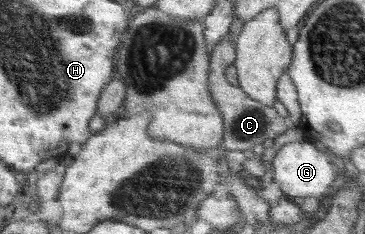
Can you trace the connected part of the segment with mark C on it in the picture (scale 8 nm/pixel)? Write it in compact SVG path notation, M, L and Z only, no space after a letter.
M227 33L223 40L219 41L210 56L210 93L218 110L224 117L224 137L222 138L225 149L230 150L260 150L262 143L268 139L275 139L286 132L290 127L286 118L279 115L274 106L267 106L250 98L239 87L229 84L225 79L225 70L234 64L235 42L237 37Z

